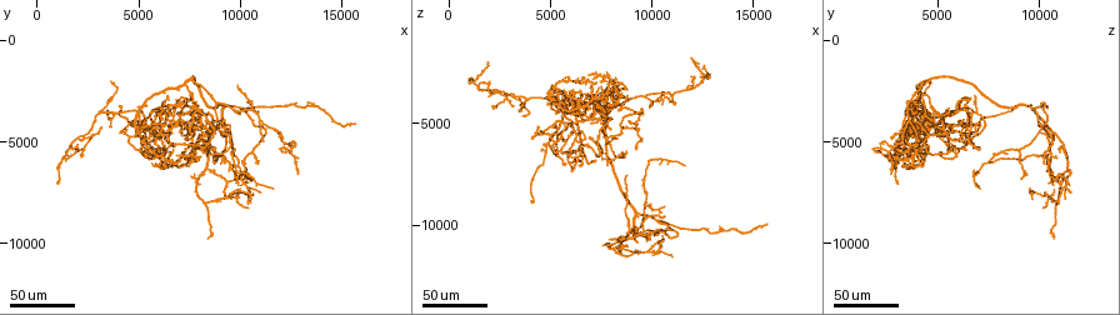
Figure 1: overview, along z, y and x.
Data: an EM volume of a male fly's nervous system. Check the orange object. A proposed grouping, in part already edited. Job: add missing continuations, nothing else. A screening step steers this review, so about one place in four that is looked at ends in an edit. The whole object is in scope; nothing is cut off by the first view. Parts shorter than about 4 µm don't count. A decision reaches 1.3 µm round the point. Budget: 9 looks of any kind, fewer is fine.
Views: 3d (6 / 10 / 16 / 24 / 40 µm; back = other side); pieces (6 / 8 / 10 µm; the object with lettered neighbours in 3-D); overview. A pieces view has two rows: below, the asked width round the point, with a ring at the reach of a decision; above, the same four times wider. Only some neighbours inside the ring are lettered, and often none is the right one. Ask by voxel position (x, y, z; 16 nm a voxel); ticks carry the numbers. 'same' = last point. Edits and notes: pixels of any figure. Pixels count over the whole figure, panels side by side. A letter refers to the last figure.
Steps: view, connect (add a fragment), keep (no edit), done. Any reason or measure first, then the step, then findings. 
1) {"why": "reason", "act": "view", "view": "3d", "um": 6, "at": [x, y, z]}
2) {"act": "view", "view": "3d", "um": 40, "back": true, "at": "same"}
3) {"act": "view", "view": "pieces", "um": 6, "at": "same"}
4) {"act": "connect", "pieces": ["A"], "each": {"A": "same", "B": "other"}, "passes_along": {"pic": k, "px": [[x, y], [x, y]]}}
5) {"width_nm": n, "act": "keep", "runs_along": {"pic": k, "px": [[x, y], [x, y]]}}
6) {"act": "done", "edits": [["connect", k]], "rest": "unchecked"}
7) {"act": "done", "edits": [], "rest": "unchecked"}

{"why": "free end", "act": "view", "view": "3d", "um": 24, "at": [7900, 3000, 4200]}

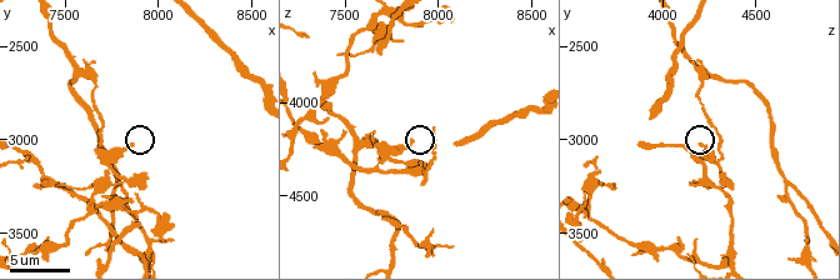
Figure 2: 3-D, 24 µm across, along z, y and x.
{"act": "view", "view": "pieces", "um": 10, "at": [7860, 3020, 4200]}

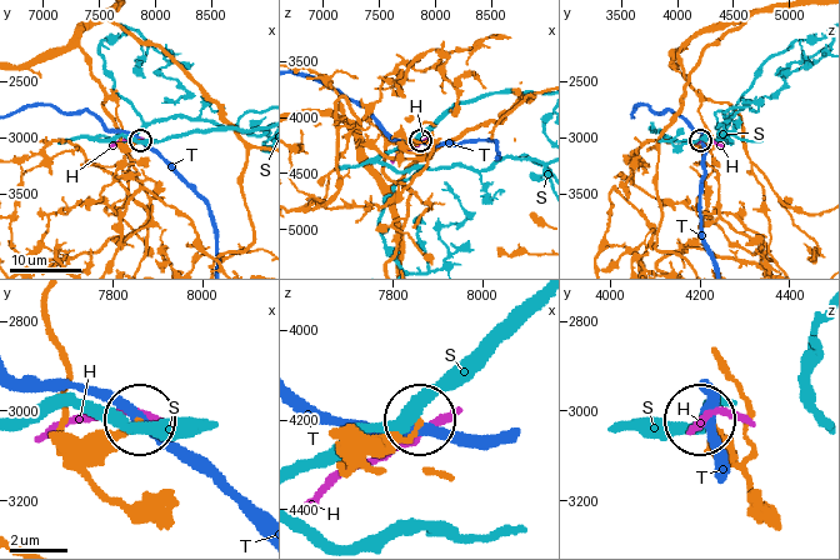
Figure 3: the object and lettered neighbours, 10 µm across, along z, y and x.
{"act": "keep", "each": {"H": "other", "S": "other", "T": "other"}, "found": "none of them fits"}

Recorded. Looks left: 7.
{"why": "branch stops here", "act": "view", "view": "3d", "um": 24, "at": [8500, 4100, 3300]}

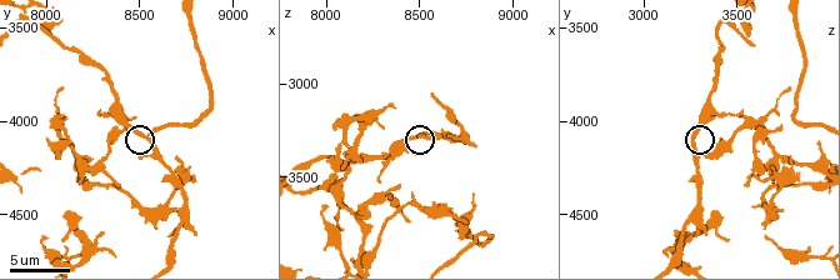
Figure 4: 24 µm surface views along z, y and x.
{"act": "view", "view": "pieces", "um": 8, "at": [8520, 4180, 3280]}

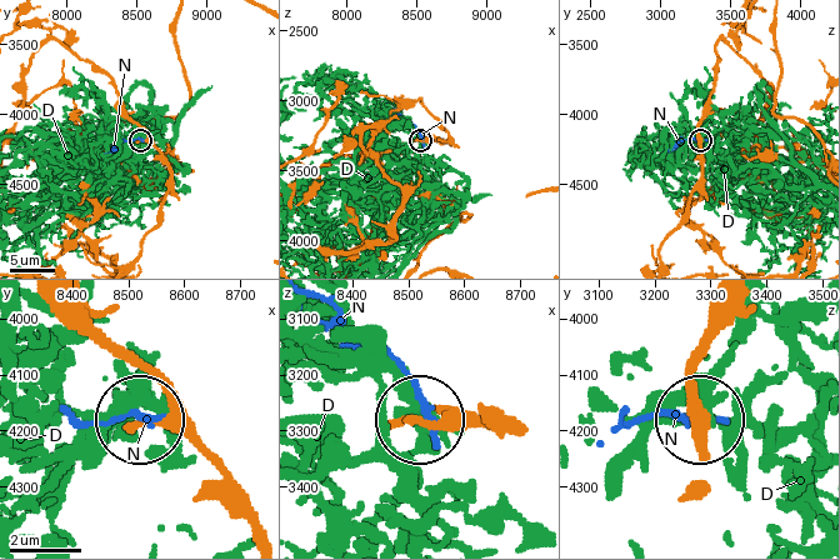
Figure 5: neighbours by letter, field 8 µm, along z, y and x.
{"act": "keep", "each": {"D": "other", "N": "other"}, "runs_along": {"pic": 5, "px": [[513, 423], [426, 423]]}, "found": "none of them fits"}

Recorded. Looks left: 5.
{"why": "tapers out", "act": "view", "view": "3d", "um": 6, "at": [8060, 3540, 4760]}

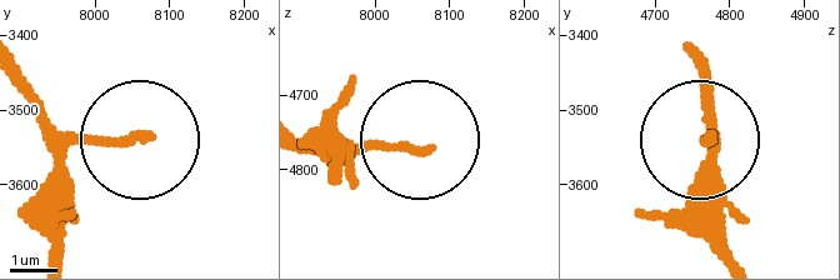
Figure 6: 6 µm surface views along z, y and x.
{"act": "view", "view": "pieces", "um": 8, "at": [8070, 3530, 4770]}

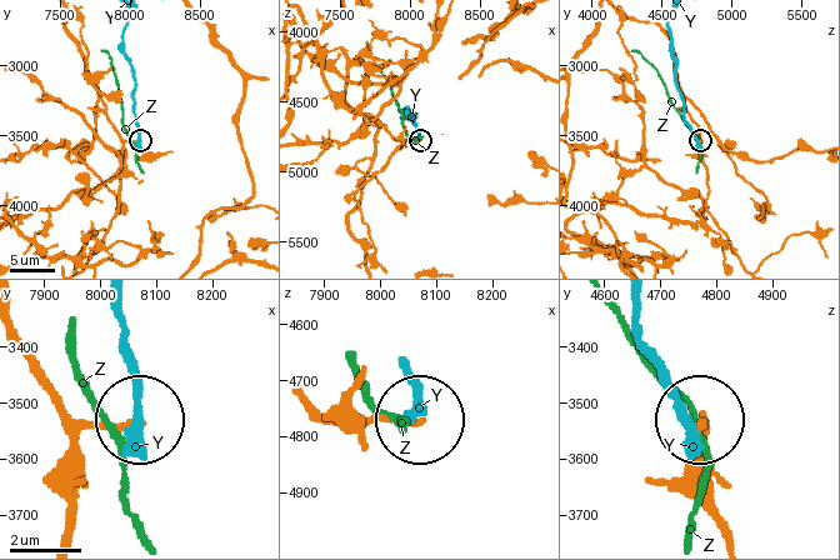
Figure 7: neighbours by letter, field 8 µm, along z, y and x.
{"act": "keep", "each": {"Y": "other", "Z": "other"}, "found": "no lettered fragment goes on from it"}

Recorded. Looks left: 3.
{"why": "an open end", "act": "view", "view": "3d", "um": 40, "at": [11900, 5400, 1900]}

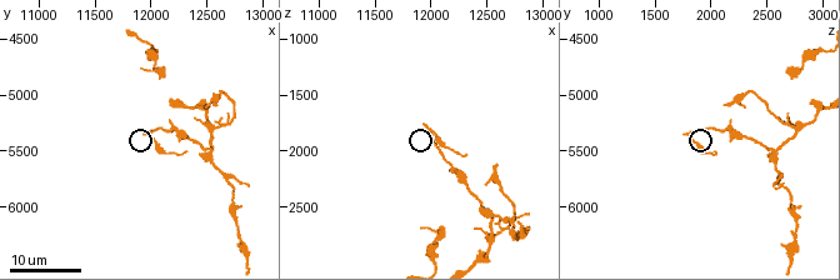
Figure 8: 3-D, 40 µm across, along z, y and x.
{"act": "view", "view": "pieces", "um": 6, "at": [11960, 5340, 1780]}

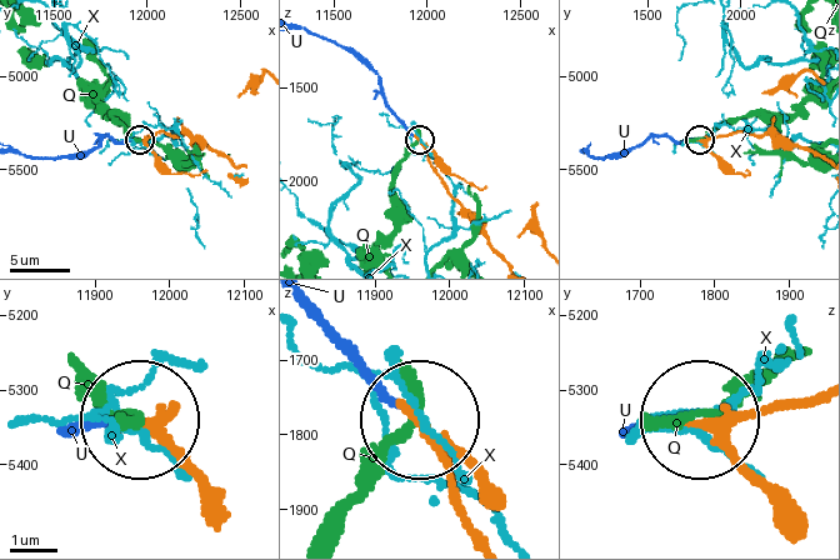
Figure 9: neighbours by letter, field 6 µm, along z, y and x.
{"width_nm": 190, "act": "keep", "each": {"Q": "other", "U": "other", "X": "other"}, "runs_along": {"pic": 9, "px": [[809, 403], [705, 415]]}, "found": "none of them fits"}

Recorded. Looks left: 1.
{"act": "done", "edits": [], "rest": "unchecked"}

